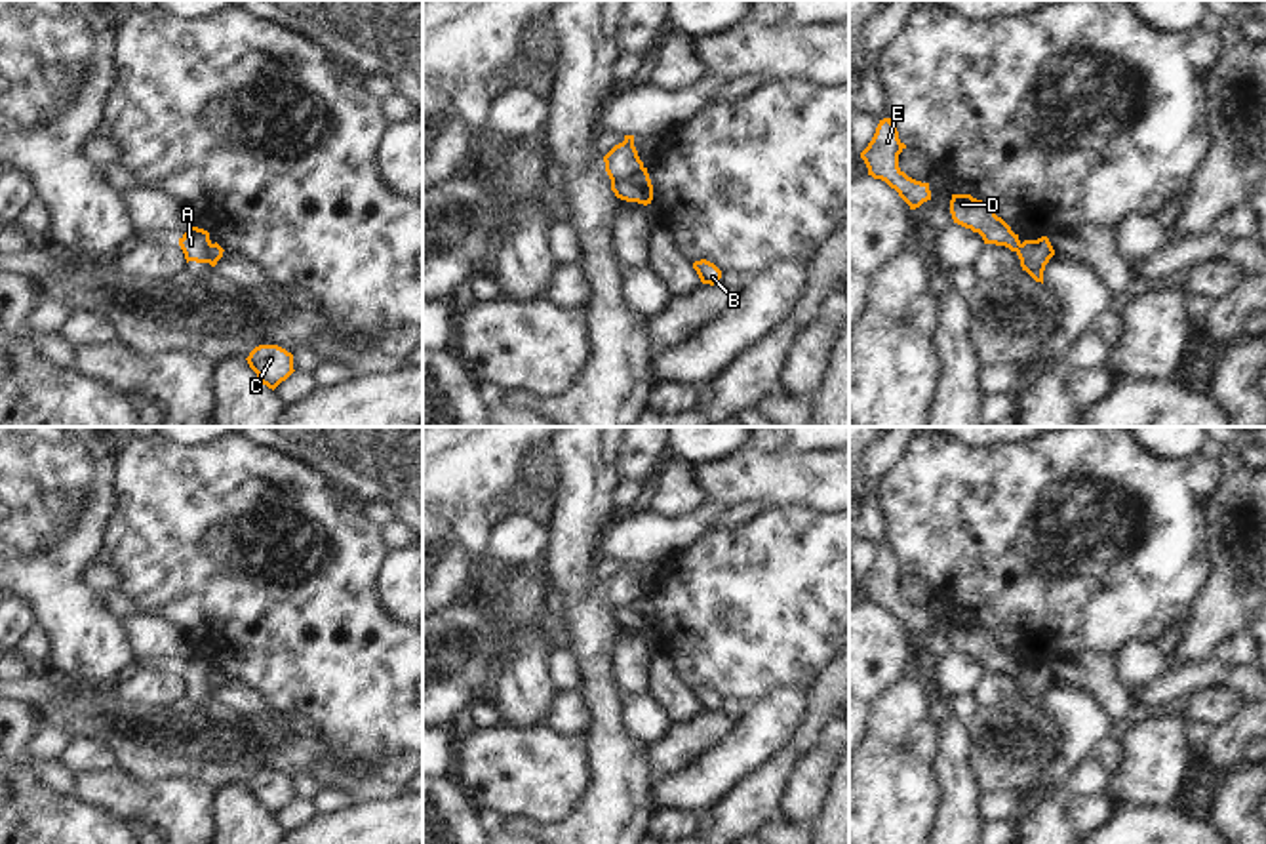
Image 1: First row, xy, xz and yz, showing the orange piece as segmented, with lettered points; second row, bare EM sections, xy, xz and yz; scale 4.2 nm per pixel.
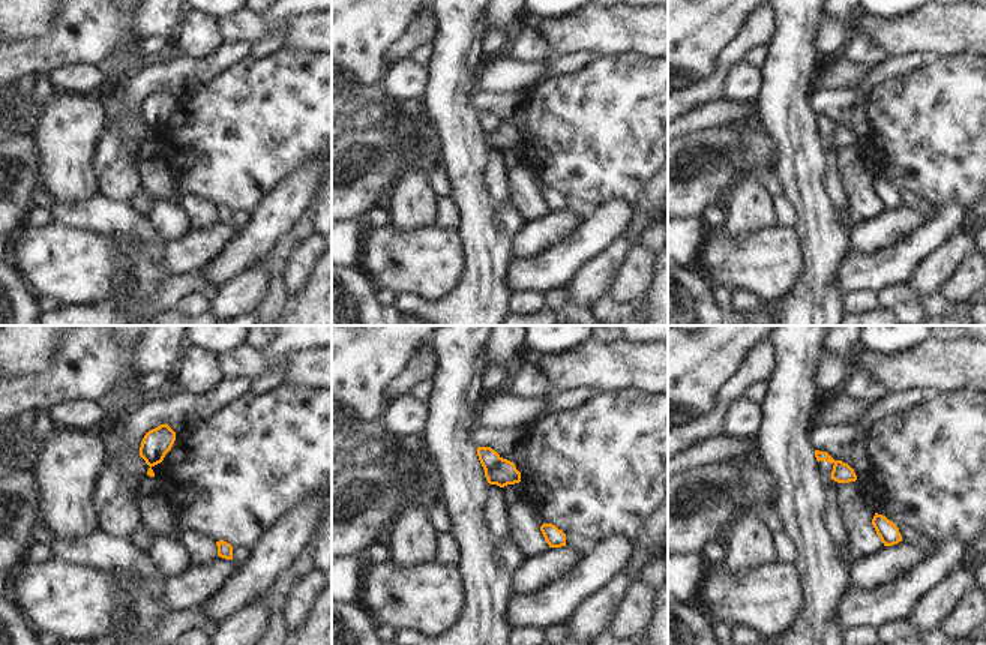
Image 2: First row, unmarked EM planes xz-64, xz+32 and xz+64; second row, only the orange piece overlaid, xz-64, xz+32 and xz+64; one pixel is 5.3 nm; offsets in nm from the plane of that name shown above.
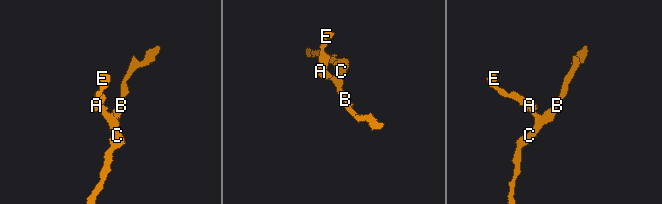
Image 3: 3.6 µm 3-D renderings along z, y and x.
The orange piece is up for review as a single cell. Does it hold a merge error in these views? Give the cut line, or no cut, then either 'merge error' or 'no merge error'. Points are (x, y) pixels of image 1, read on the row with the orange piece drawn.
cut in xz along (644, 168), (612, 181); merge error

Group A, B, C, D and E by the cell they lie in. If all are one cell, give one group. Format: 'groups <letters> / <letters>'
groups A D E / B C

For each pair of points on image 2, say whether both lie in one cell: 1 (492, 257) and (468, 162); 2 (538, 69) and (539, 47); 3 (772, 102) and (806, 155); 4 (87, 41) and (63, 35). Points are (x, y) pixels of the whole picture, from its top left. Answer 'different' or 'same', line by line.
1: same
2: different
3: same
4: same

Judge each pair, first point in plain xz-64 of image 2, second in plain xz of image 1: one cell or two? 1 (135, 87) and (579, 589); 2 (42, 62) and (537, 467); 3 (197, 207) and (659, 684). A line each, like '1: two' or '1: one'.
1: two
2: one
3: one

